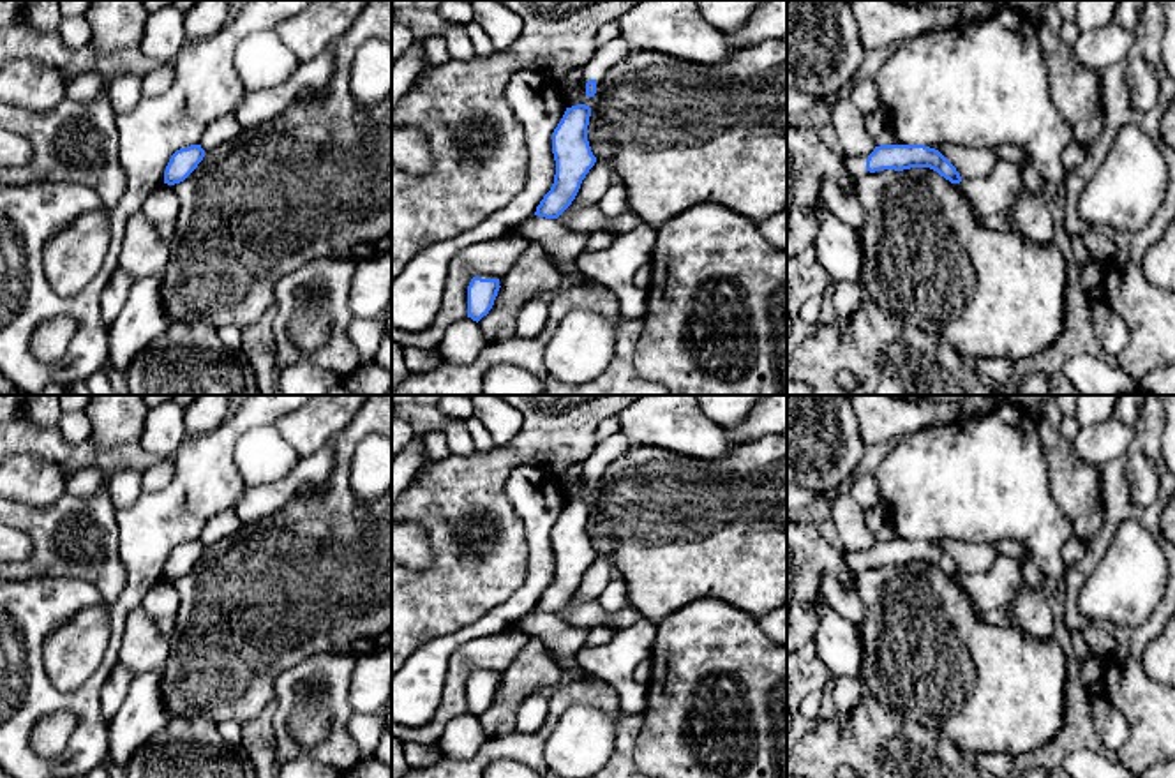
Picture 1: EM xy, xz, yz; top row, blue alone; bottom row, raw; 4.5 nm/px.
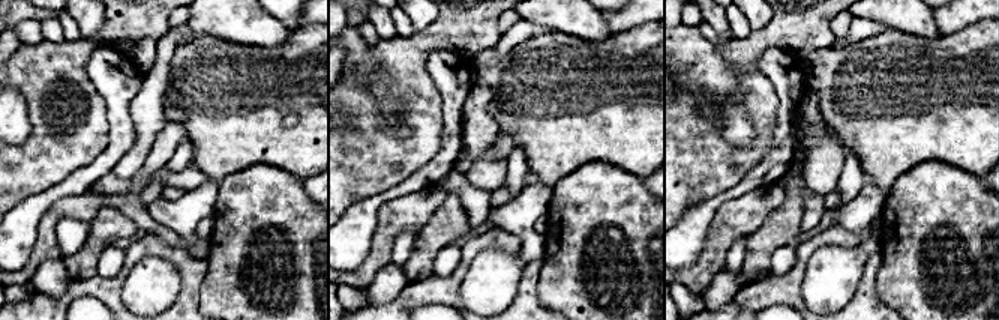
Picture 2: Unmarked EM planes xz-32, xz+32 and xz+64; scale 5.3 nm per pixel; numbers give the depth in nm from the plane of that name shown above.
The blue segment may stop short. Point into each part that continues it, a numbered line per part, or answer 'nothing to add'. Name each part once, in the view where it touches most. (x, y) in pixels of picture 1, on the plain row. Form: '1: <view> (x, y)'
1: yz (856, 563)

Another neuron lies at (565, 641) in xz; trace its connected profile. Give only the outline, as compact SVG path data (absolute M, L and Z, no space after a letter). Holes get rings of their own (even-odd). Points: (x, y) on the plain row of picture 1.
M531 610L513 625L531 639L542 639L549 649L559 656L559 667L565 670L575 662L579 649L586 644L586 628L568 626L556 614Z

